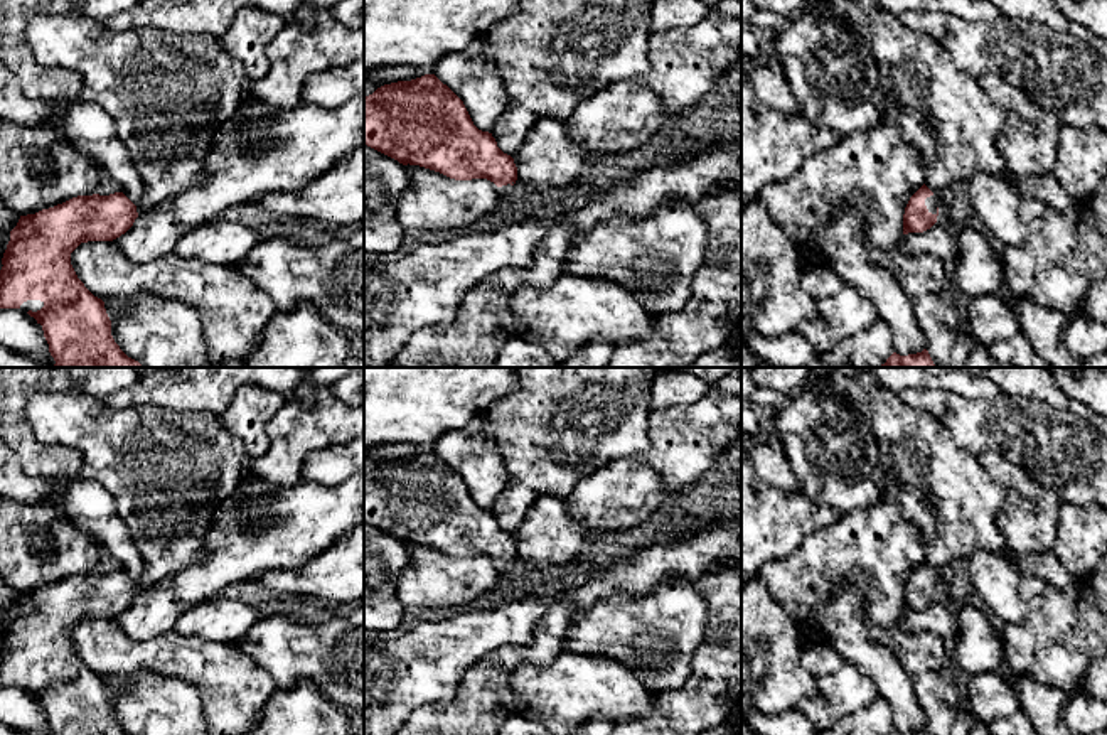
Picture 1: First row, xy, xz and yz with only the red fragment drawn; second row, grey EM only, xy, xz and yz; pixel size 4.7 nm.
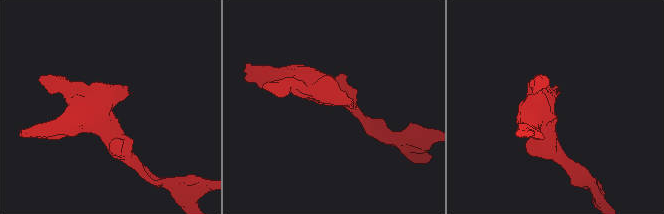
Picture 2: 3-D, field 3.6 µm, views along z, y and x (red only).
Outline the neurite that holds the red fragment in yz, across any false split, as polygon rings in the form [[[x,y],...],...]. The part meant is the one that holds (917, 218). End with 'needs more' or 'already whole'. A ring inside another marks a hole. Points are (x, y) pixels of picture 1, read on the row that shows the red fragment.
[[[827,0],[831,19],[861,37],[874,56],[881,72],[880,98],[881,121],[895,126],[901,140],[925,160],[925,184],[910,197],[903,214],[903,234],[923,233],[937,223],[940,192],[957,182],[969,182],[977,172],[992,172],[1008,179],[1021,199],[1038,199],[1063,212],[1075,206],[1060,180],[1043,175],[1018,177],[997,148],[1004,131],[1004,116],[982,91],[977,79],[960,71],[950,52],[933,37],[915,32],[876,0]]]; needs more

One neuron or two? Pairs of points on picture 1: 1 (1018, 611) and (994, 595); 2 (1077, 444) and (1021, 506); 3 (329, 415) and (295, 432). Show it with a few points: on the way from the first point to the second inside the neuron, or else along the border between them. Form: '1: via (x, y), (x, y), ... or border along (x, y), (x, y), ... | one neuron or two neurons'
1: via (1013, 609), (1000, 595) | one neuron
2: border along (1010, 461), (1050, 488), (1062, 503) | two neurons
3: via (320, 423), (304, 429) | one neuron

